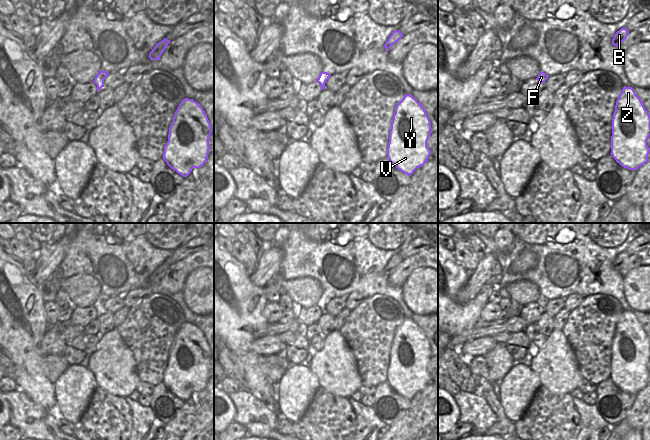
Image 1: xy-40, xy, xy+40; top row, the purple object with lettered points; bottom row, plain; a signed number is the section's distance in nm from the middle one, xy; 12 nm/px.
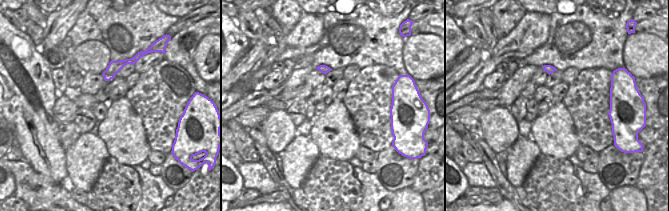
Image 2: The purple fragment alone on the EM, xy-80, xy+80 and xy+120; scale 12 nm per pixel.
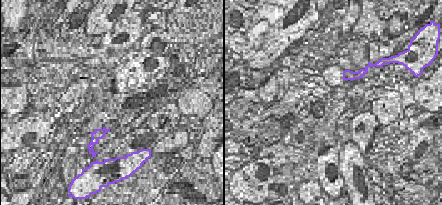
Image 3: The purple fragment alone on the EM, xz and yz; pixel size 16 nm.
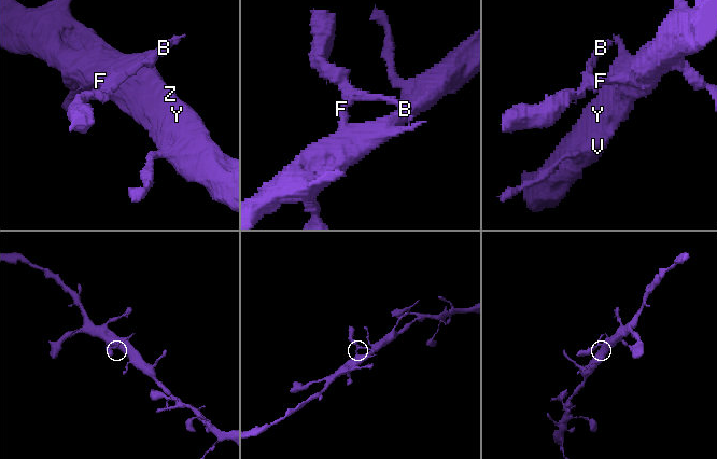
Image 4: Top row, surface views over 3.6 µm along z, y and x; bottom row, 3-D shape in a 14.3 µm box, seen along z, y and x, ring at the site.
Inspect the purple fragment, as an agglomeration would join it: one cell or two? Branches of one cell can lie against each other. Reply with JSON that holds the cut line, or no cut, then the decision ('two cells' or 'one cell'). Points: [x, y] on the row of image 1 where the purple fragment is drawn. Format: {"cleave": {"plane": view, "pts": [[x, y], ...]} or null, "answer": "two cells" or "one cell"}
{"cleave": {"plane": "xy", "pts": [[317, 79], [319, 82]]}, "answer": "two cells"}

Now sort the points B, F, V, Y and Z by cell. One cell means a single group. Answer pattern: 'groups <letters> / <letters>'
groups B / F V Y Z

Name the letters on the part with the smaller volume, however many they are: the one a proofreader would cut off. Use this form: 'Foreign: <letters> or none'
Foreign: B

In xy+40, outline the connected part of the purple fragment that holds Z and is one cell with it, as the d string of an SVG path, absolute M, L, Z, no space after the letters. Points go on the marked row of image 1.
M624 86L612 118L611 155L622 167L637 170L648 162L650 115L632 87Z

